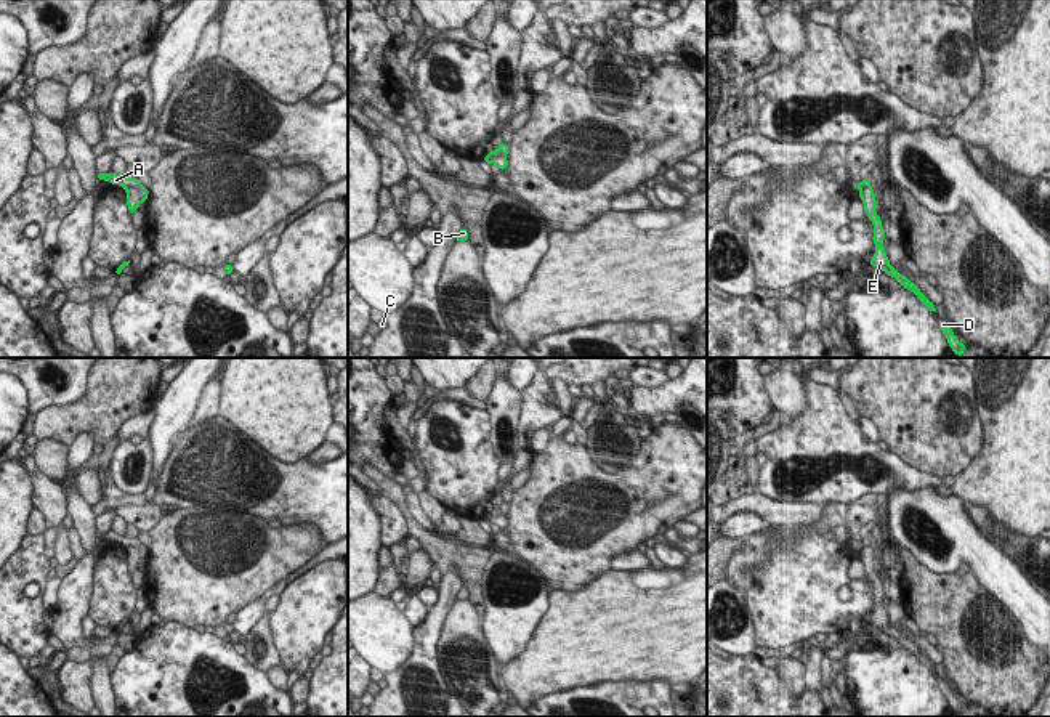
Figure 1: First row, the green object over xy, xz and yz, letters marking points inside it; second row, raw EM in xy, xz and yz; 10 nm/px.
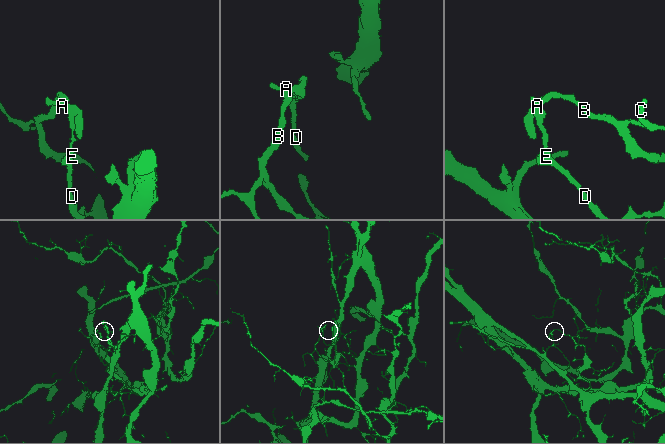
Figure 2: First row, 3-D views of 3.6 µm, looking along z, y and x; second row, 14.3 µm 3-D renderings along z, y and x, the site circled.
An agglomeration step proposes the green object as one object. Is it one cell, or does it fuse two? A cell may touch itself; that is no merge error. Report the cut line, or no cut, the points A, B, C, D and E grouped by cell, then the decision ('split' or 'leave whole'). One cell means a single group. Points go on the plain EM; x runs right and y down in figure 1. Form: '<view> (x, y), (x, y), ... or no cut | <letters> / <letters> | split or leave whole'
xy (141, 544), (125, 549) | A B C / D E | split

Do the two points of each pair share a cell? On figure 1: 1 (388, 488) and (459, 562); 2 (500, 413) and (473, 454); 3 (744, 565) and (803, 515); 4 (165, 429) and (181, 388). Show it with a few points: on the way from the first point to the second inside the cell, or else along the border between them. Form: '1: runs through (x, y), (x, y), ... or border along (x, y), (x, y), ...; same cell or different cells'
1: runs through (404, 509), (411, 523), (438, 549); same cell
2: border along (484, 409), (491, 419), (491, 446), (500, 462); different cells
3: border along (823, 506), (823, 514), (808, 525), (776, 526); different cells
4: runs through (172, 419), (181, 398); same cell

